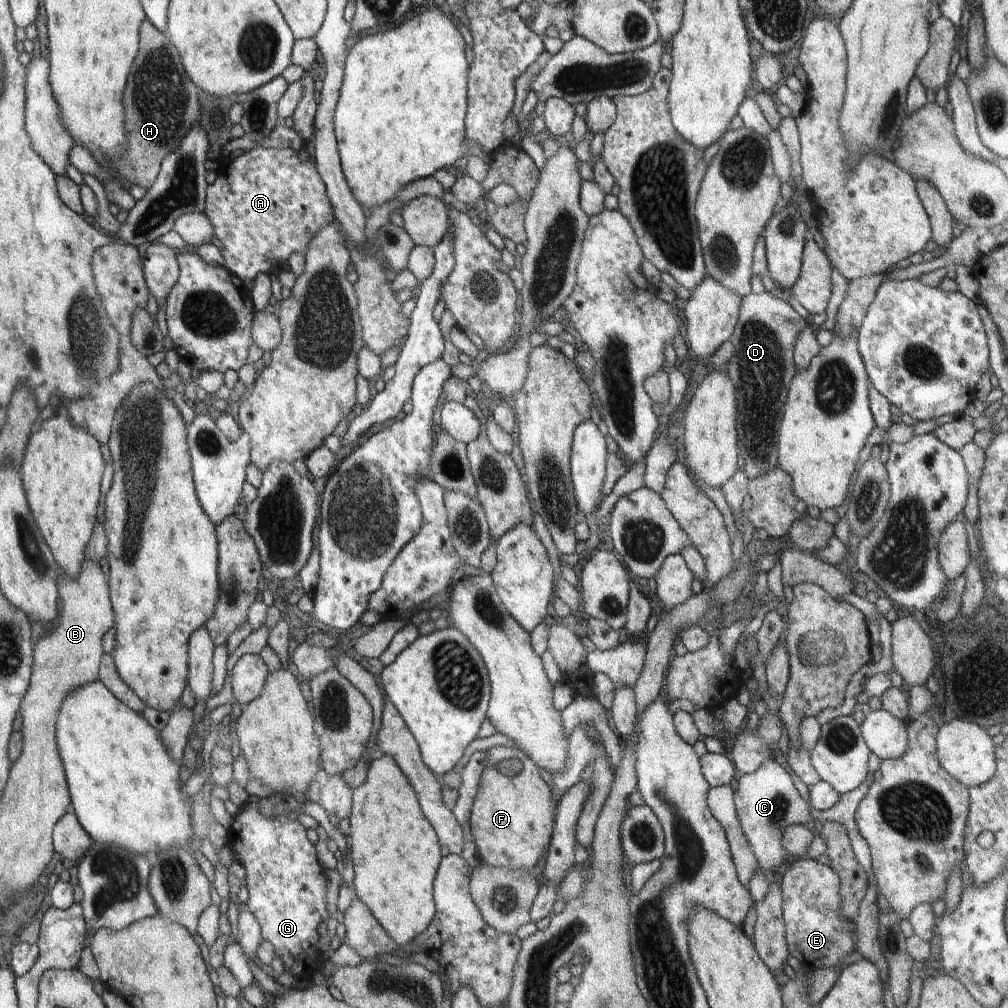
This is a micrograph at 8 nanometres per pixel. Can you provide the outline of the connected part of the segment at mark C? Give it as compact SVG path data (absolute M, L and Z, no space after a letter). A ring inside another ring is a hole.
M775 759L764 761L756 772L739 774L737 781L738 789L733 790L733 801L744 838L758 863L755 872L772 879L778 876L776 868L786 858L787 850L781 843L785 829L790 825L814 825L814 819L792 778Z

